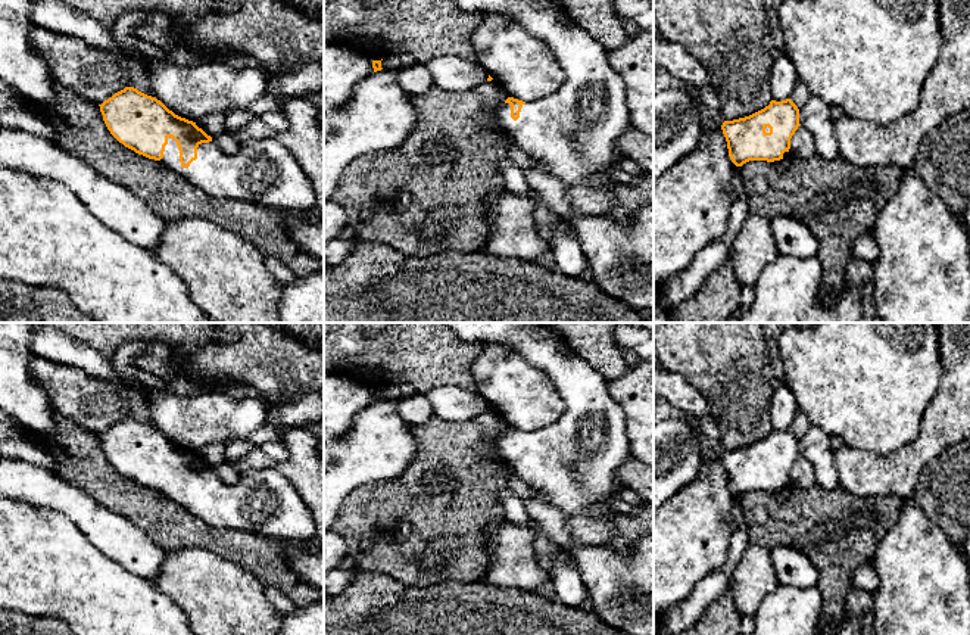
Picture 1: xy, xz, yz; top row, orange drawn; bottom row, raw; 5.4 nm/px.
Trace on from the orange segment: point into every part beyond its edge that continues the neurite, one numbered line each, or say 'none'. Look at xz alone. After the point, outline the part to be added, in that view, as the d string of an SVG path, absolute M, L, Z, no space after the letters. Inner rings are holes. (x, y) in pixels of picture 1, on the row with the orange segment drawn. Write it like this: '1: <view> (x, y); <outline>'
1: xz (574, 133); M450 0L461 12L465 13L498 13L518 22L530 35L542 40L552 52L565 72L565 80L555 96L525 102L521 108L520 118L511 118L511 105L502 103L496 109L496 116L505 130L511 134L515 144L530 158L542 161L548 166L548 174L567 183L571 205L578 217L603 217L618 206L618 199L612 193L614 178L612 168L620 168L626 156L618 150L617 140L631 125L627 108L627 96L623 78L611 66L608 50L589 31L581 28L573 18L559 12L559 3L555 0Z

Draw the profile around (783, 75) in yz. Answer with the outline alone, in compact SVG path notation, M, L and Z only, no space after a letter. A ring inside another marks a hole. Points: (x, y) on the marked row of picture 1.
M783 52L776 53L770 71L770 90L773 100L782 102L790 99L796 80L796 68L792 60Z

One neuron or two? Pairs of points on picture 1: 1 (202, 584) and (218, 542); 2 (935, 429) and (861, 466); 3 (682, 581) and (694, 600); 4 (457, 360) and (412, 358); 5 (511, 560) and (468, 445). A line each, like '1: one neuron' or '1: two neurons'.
1: two neurons
2: one neuron
3: two neurons
4: one neuron
5: two neurons

